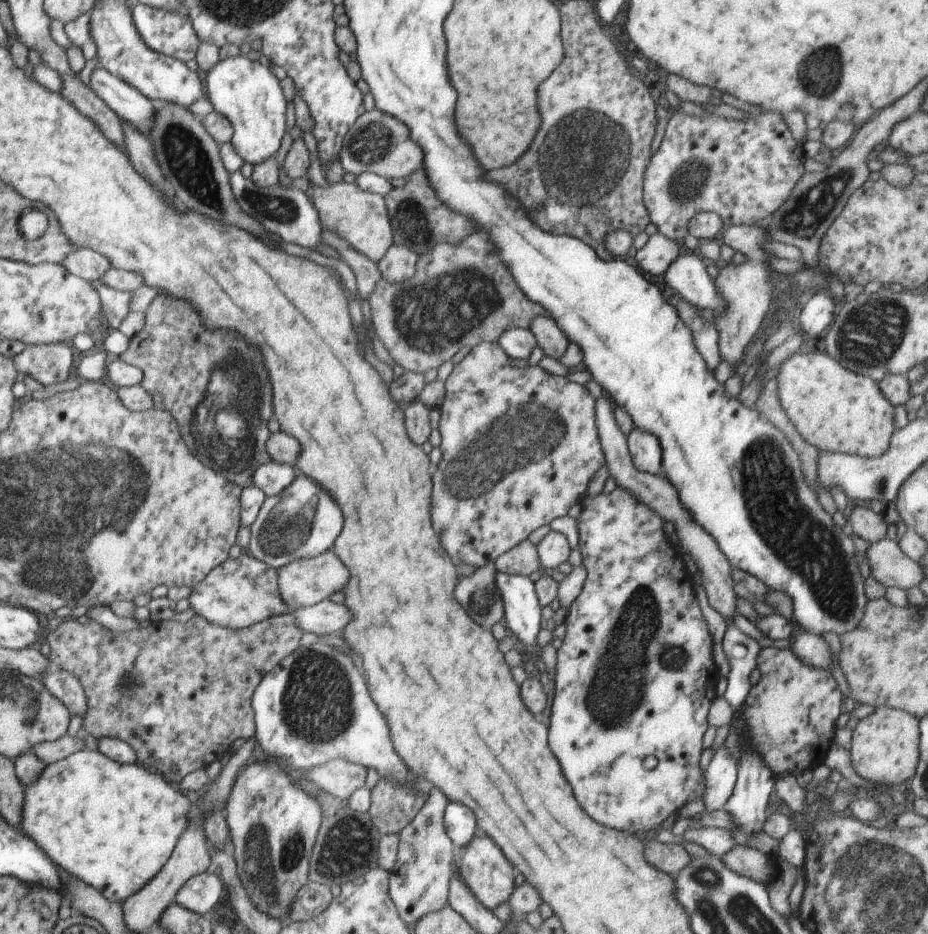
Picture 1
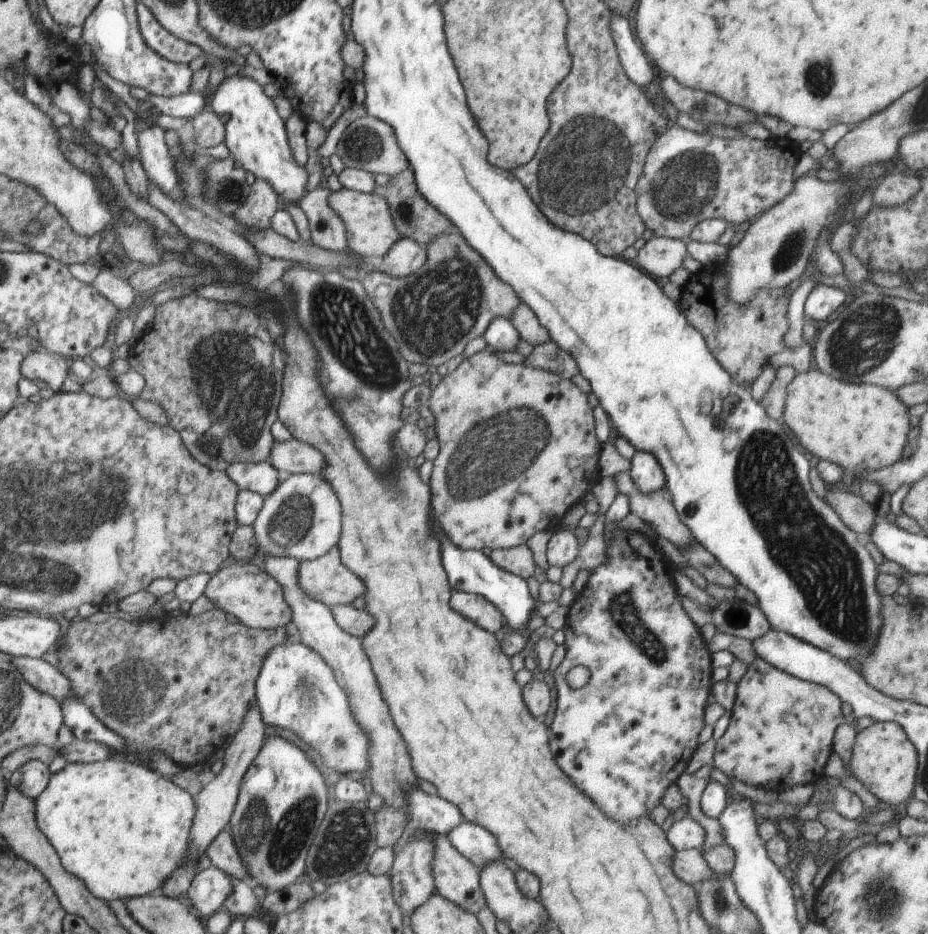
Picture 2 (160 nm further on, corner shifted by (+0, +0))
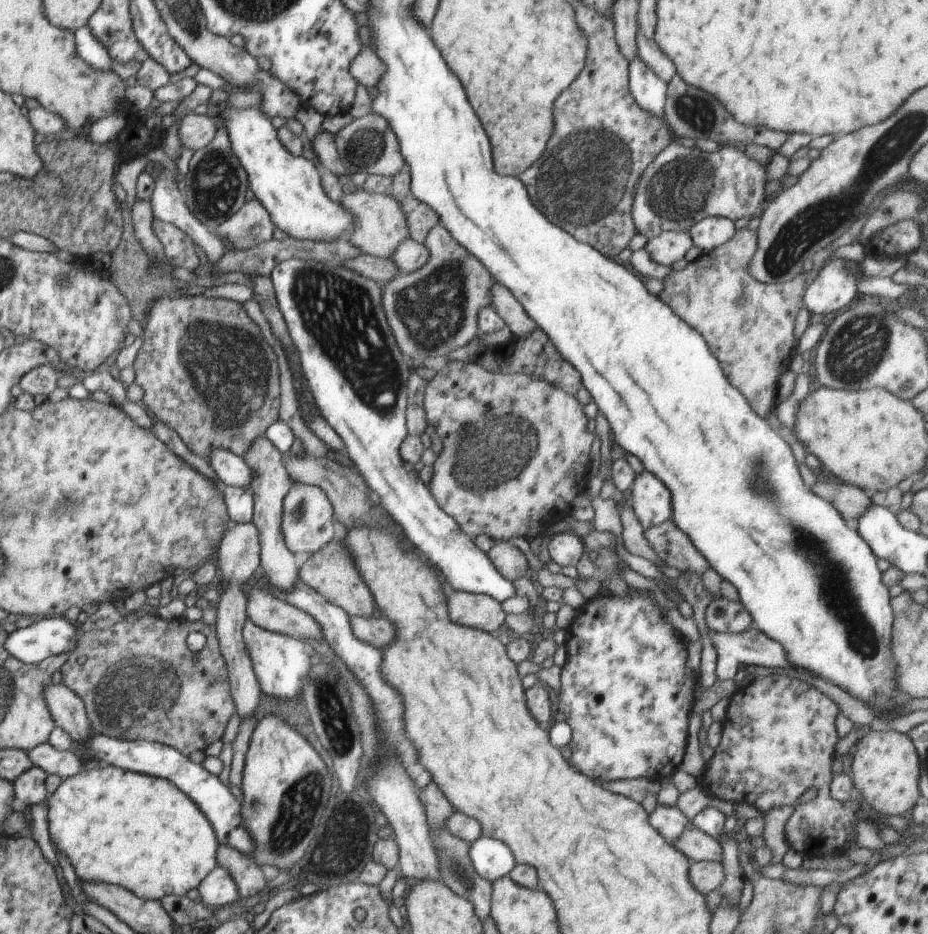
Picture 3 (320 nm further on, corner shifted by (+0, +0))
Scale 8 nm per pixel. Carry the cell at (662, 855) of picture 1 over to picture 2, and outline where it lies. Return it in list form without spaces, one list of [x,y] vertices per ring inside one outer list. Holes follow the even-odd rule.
[[[701,849],[676,851],[673,858],[675,875],[698,892],[701,884],[714,876],[713,870],[706,864]]]

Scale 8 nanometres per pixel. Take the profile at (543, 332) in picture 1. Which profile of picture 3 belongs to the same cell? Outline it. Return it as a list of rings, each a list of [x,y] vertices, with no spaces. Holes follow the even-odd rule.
[[[494,281],[489,290],[489,297],[491,298],[490,306],[496,309],[500,318],[510,328],[511,334],[520,339],[529,337],[529,334],[536,328],[536,324],[528,318],[528,314],[512,296],[512,292]]]

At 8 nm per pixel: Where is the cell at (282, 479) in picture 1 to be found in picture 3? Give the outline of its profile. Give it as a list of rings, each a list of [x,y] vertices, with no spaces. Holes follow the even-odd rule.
[[[213,448],[209,452],[208,462],[223,486],[251,486],[252,473],[242,455],[225,448]]]

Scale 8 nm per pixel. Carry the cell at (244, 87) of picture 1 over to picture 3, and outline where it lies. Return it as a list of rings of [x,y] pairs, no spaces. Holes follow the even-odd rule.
[[[228,106],[220,115],[222,124],[227,128],[232,150],[246,171],[249,187],[256,200],[268,211],[271,221],[282,232],[293,239],[303,241],[333,241],[347,236],[355,226],[355,216],[343,207],[341,201],[332,200],[324,190],[321,181],[321,170],[313,161],[302,155],[294,156],[277,137],[277,130],[258,107],[244,110]]]

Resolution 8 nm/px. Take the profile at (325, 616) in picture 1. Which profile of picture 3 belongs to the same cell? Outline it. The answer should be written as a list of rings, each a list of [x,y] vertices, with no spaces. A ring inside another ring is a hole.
[[[349,617],[353,635],[374,648],[388,648],[394,644],[396,628],[388,618]]]

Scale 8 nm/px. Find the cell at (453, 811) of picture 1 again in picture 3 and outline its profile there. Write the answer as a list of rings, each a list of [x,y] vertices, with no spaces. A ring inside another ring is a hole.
[[[481,836],[470,844],[469,859],[484,880],[493,883],[512,872],[514,856],[500,840]]]

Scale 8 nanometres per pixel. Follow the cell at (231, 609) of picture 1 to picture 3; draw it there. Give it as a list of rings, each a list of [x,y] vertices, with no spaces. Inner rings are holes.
[[[267,588],[247,593],[247,618],[260,628],[289,637],[323,640],[320,623],[304,610],[278,600]]]

